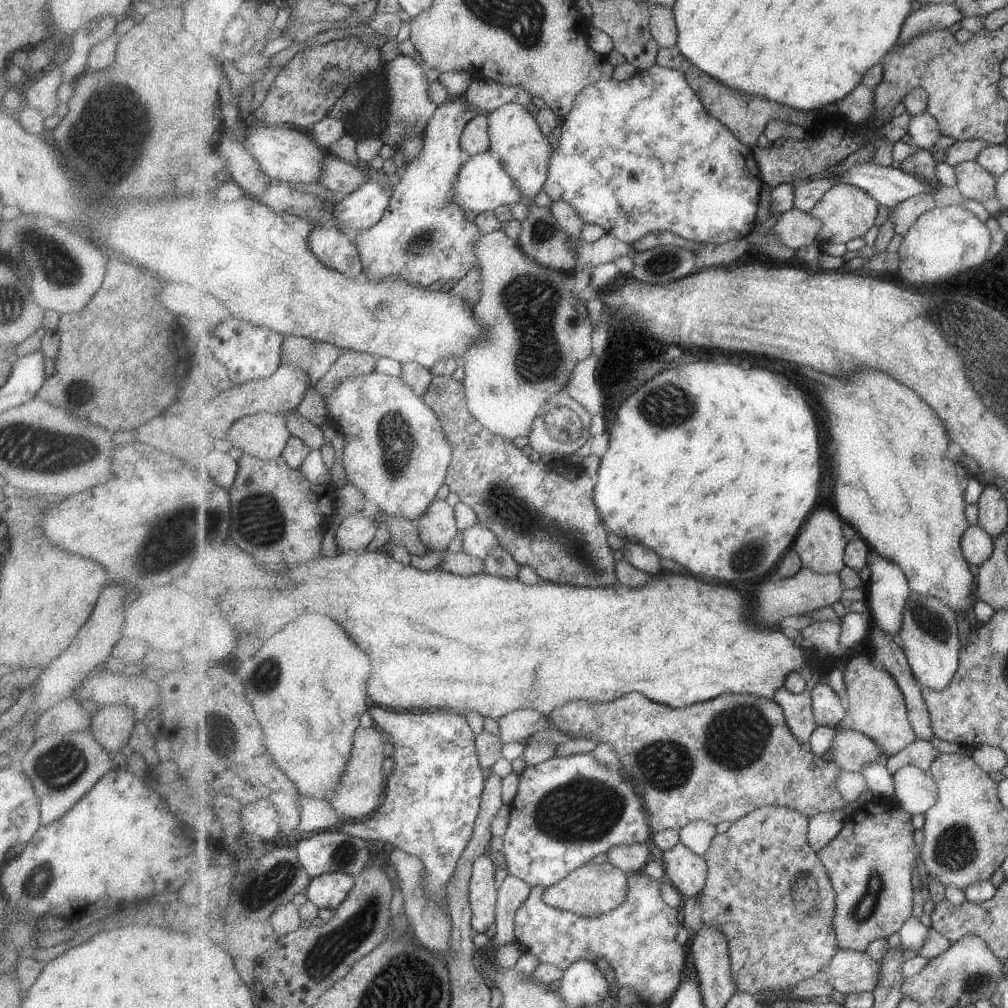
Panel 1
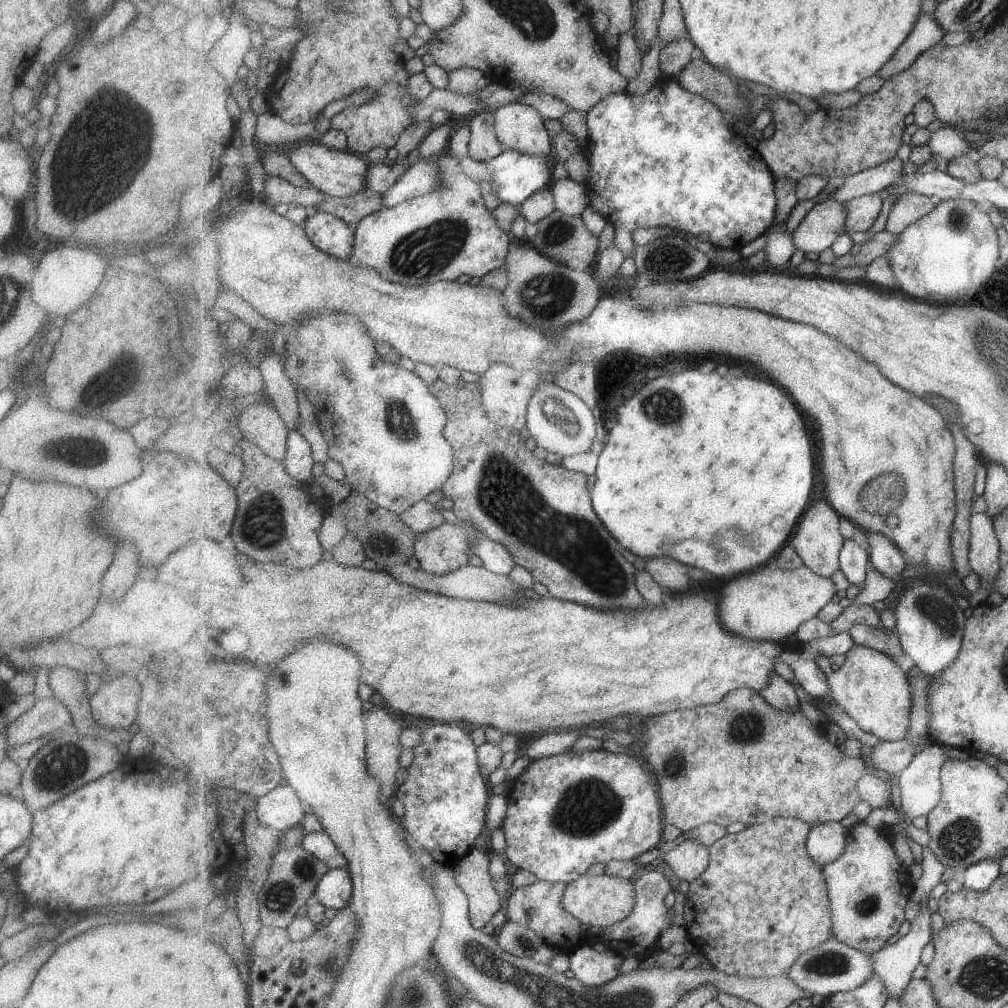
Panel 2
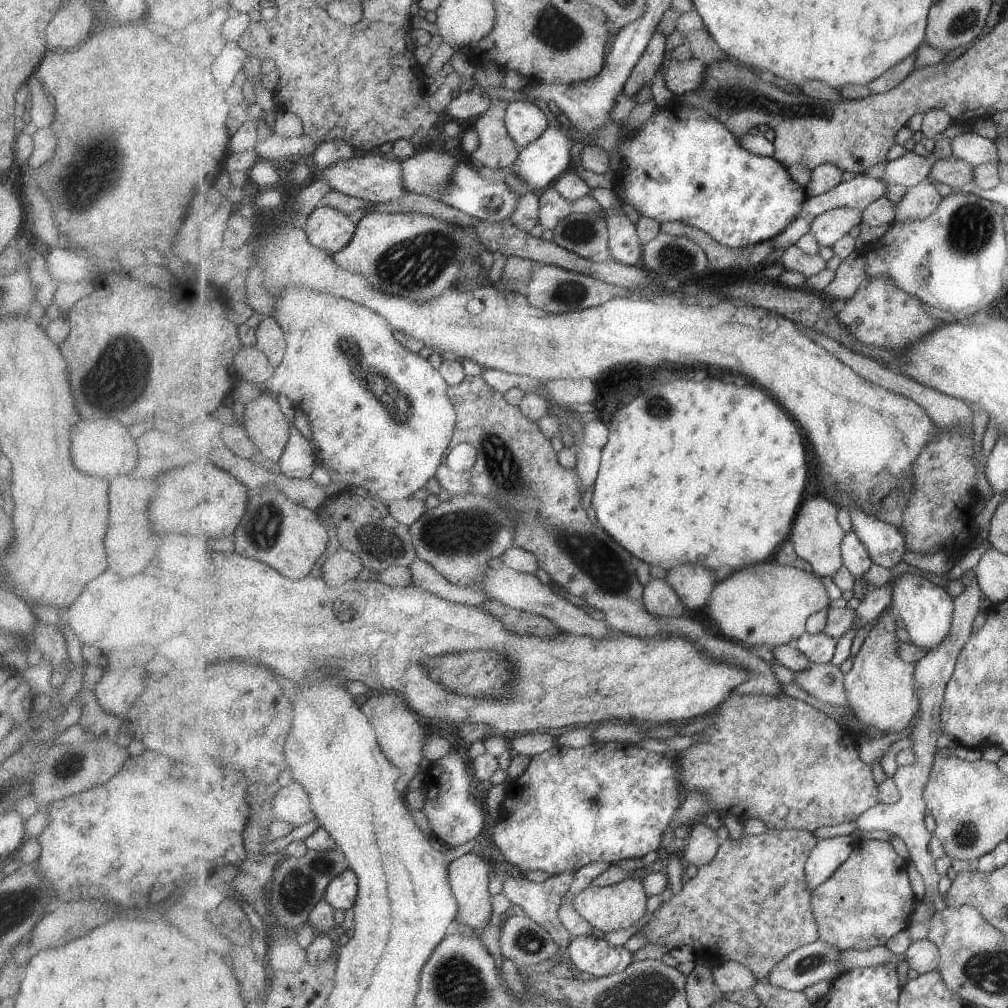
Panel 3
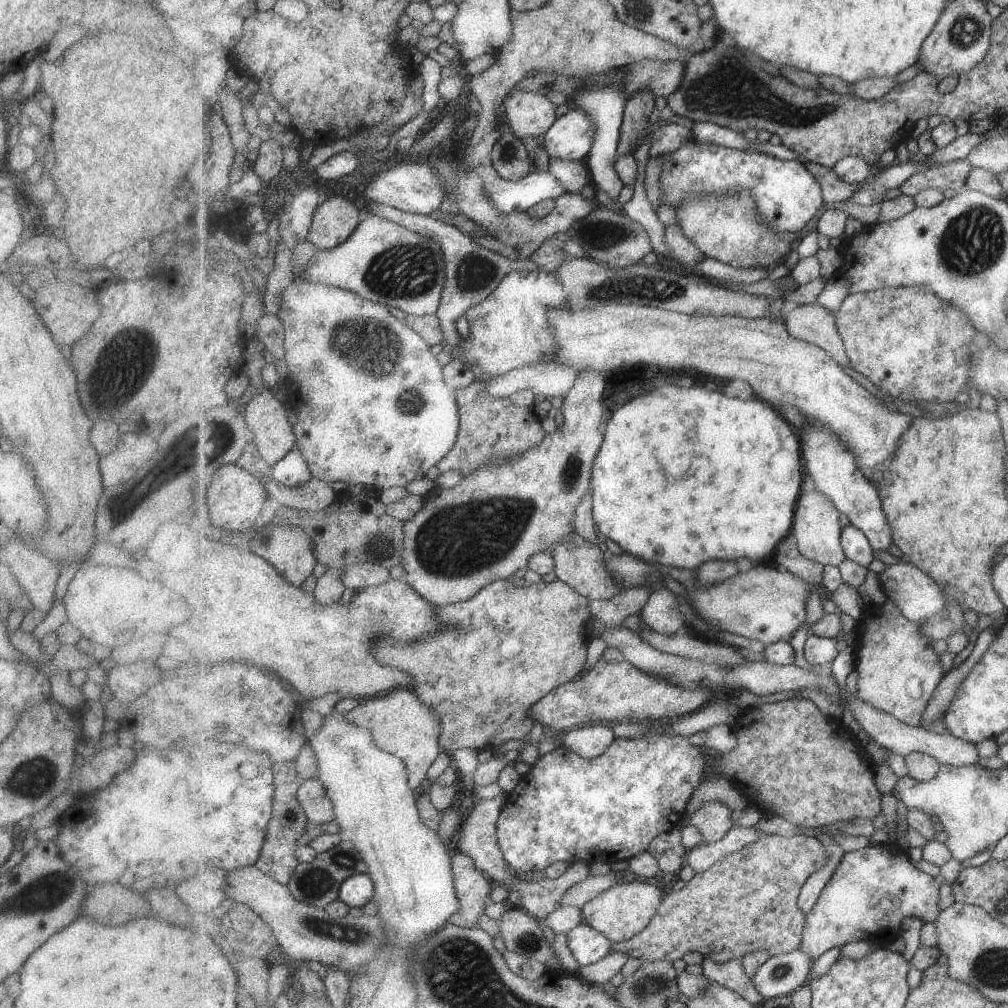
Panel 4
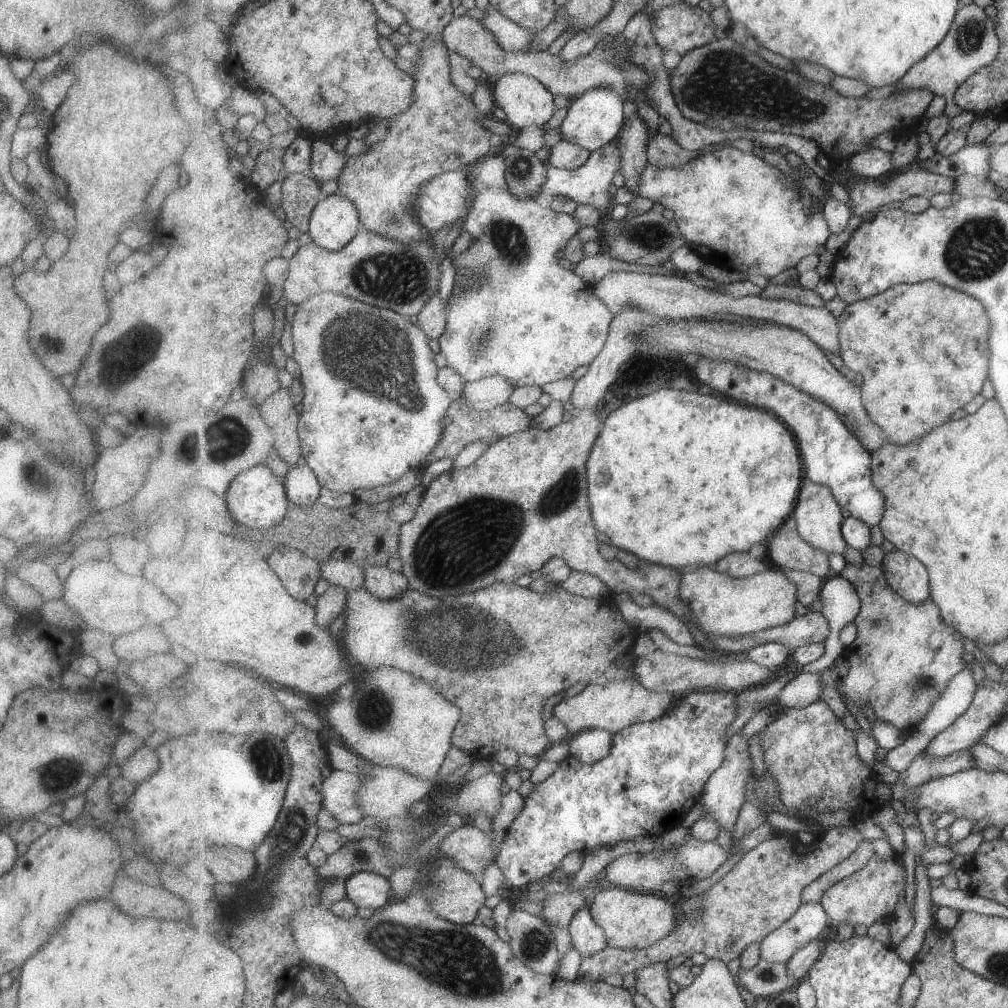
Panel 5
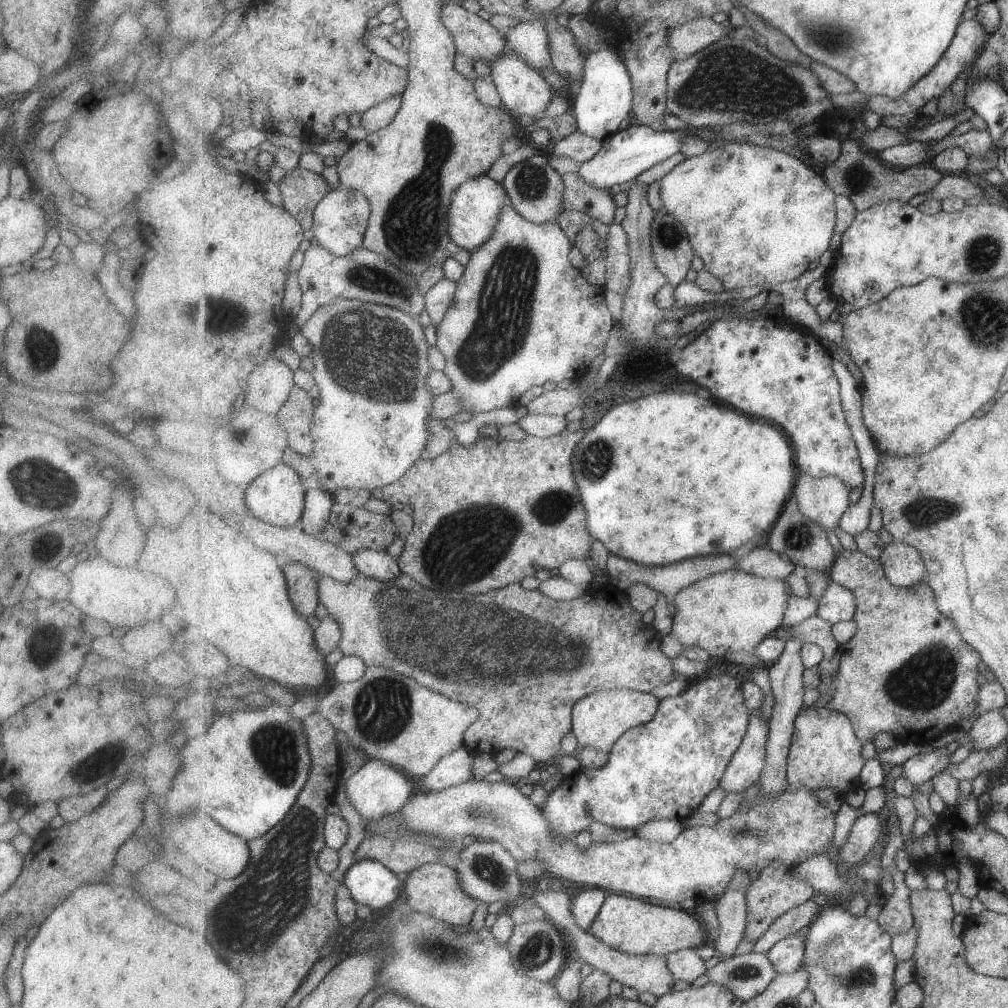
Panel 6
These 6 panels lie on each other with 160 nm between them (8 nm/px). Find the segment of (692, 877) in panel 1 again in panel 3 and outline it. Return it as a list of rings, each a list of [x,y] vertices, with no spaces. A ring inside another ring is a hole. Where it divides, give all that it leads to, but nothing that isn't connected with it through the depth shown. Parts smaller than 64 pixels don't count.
[[[699,819],[691,827],[691,832],[683,857],[689,864],[688,866],[697,866],[700,869],[705,864],[711,864],[711,860],[714,860],[717,855],[722,841],[717,836],[717,830],[709,828],[703,819]]]

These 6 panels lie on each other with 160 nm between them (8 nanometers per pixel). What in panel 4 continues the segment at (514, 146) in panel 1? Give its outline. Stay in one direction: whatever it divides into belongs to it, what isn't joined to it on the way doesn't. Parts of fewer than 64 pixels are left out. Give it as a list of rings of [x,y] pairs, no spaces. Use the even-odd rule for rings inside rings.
[[[518,89],[502,105],[508,130],[520,139],[545,134],[558,119],[556,107],[548,95]]]

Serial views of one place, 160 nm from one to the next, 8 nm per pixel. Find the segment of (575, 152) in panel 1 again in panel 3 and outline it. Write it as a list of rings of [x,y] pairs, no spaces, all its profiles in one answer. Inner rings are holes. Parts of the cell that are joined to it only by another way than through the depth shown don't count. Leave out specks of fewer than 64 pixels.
[[[677,99],[670,100],[666,105],[657,107],[653,114],[647,118],[645,123],[630,136],[627,135],[629,132],[626,130],[627,124],[625,122],[619,120],[617,124],[620,126],[617,142],[619,170],[617,170],[613,176],[613,190],[617,198],[621,198],[621,202],[633,207],[640,216],[653,218],[653,220],[657,220],[659,224],[665,221],[680,221],[689,227],[702,230],[717,243],[725,247],[747,248],[748,246],[753,246],[754,244],[775,238],[775,236],[781,234],[793,220],[797,220],[797,216],[803,212],[803,204],[805,204],[808,194],[805,192],[805,187],[802,188],[791,178],[789,170],[773,157],[758,156],[757,154],[749,152],[747,148],[744,148],[738,142],[738,138],[729,130],[728,126],[725,126],[723,122],[719,122],[717,118],[713,118],[712,114],[707,114],[707,112],[701,110],[701,108],[689,108],[689,106],[685,106],[685,104],[682,104]]]

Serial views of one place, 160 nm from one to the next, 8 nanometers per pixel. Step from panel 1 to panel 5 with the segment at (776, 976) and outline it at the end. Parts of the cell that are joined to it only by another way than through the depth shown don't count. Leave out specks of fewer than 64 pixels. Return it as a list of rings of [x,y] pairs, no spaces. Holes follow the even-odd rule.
[[[857,826],[833,827],[830,830],[823,831],[809,845],[796,839],[788,841],[783,836],[769,839],[746,852],[723,879],[704,892],[704,895],[702,895],[703,910],[697,916],[696,924],[687,920],[682,912],[679,915],[677,914],[676,928],[661,943],[654,944],[646,949],[618,949],[608,944],[602,951],[583,959],[577,979],[589,983],[605,980],[611,975],[639,974],[650,964],[661,961],[668,963],[675,956],[681,956],[681,954],[691,956],[694,952],[703,952],[709,959],[721,959],[726,963],[731,962],[733,958],[741,957],[742,952],[745,952],[750,944],[761,943],[766,936],[769,936],[769,933],[776,931],[792,916],[795,916],[803,903],[802,894],[805,888],[814,880],[835,868],[835,865],[841,864],[846,858],[849,858],[863,841],[863,834],[859,832]]]

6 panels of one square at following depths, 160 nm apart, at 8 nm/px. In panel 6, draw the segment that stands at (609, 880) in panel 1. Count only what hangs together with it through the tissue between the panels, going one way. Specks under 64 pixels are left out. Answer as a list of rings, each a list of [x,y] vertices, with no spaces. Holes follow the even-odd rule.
[[[614,891],[608,892],[600,915],[587,932],[611,948],[631,955],[667,957],[670,953],[682,949],[698,949],[707,940],[707,934],[698,916],[687,909],[673,910],[665,905],[658,907],[645,899]]]

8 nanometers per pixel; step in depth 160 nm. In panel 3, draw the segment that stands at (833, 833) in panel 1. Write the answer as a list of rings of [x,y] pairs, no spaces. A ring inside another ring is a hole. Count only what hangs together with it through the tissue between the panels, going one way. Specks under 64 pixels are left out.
[[[851,836],[825,838],[817,842],[806,863],[806,876],[809,886],[815,888],[837,871],[837,868],[849,859],[853,853],[856,839]]]

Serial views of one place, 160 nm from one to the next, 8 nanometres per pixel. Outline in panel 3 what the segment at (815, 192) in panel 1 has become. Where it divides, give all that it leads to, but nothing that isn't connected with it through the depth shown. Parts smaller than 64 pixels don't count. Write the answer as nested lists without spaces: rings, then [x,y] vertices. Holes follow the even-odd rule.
[[[913,151],[907,152],[896,160],[888,161],[879,180],[885,182],[887,188],[901,185],[909,189],[920,184],[921,180],[928,178],[937,162],[938,160],[933,154],[929,158],[923,158]]]

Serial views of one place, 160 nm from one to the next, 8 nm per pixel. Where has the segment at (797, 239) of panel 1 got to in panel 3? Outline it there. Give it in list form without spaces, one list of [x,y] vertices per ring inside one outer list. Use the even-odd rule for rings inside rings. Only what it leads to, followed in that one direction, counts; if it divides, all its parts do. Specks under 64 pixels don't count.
[[[838,207],[817,216],[812,223],[811,232],[817,238],[820,247],[832,247],[837,240],[841,240],[860,224],[862,224],[861,210]]]

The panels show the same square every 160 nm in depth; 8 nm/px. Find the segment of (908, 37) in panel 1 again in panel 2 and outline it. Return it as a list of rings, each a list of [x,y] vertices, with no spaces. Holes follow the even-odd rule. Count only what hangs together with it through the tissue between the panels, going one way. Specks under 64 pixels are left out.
[[[922,13],[911,32],[893,58],[878,72],[878,75],[889,80],[892,76],[906,71],[925,50],[929,50],[941,42],[942,36],[947,34],[941,27],[940,21],[933,14]]]

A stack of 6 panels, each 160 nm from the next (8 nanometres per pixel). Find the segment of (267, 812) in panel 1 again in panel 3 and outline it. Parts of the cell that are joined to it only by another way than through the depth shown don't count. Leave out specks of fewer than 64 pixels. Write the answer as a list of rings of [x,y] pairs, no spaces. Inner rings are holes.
[[[293,782],[275,794],[273,814],[277,821],[289,822],[293,826],[305,824],[316,818],[311,798],[299,782]]]

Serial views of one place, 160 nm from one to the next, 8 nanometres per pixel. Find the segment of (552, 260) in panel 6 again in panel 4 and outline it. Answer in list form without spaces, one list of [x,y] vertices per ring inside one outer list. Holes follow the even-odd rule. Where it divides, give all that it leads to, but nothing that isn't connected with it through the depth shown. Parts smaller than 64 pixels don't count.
[[[444,156],[430,158],[431,164],[442,174],[444,183],[446,184],[446,198],[447,201],[454,201],[458,207],[459,212],[476,222],[485,233],[496,237],[497,240],[504,242],[506,245],[519,248],[527,242],[533,242],[536,245],[540,245],[552,239],[555,234],[559,232],[568,232],[568,230],[578,222],[581,222],[584,218],[587,218],[593,209],[597,205],[595,202],[586,200],[577,193],[565,193],[556,200],[556,209],[546,217],[539,217],[536,219],[531,216],[527,211],[519,211],[514,213],[502,213],[498,206],[490,201],[488,194],[486,193],[485,178],[480,175],[479,170],[472,170],[459,175],[459,165],[454,163],[451,159],[445,159]],[[515,271],[509,273],[483,302],[472,306],[465,312],[469,324],[469,334],[452,348],[451,357],[454,357],[454,360],[459,359],[458,357],[464,353],[467,366],[470,368],[478,366],[495,377],[521,367],[539,363],[555,363],[558,340],[550,323],[550,311],[552,309],[573,310],[568,308],[569,299],[570,296],[564,282],[555,272]]]

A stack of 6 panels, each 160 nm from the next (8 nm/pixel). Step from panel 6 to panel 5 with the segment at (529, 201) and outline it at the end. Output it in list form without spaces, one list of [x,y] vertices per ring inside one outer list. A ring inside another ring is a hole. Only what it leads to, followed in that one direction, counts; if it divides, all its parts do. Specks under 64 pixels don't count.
[[[523,148],[507,156],[506,179],[513,196],[531,200],[543,188],[548,179],[549,164]]]

